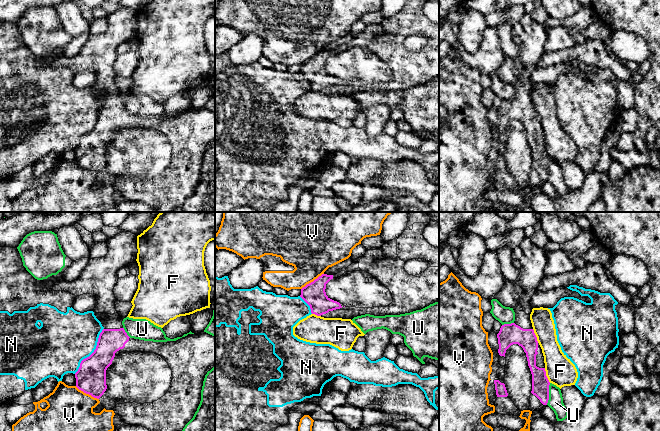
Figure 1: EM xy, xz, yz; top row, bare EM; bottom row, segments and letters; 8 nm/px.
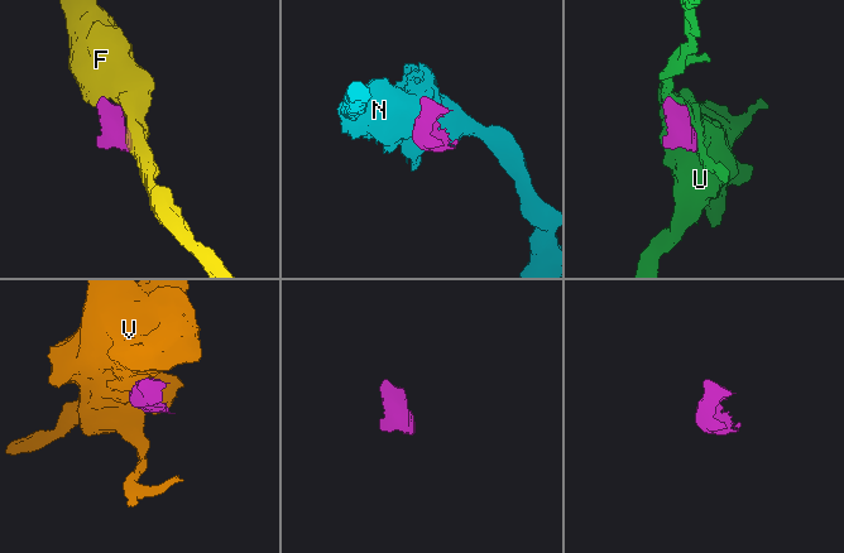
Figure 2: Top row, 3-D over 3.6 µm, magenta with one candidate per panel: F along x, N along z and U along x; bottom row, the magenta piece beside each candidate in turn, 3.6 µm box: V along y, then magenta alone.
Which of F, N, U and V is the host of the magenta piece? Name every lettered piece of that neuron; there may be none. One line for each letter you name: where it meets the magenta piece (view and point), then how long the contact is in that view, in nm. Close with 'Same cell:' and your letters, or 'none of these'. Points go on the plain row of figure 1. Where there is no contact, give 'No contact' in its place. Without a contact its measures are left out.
Same cell: none of these

